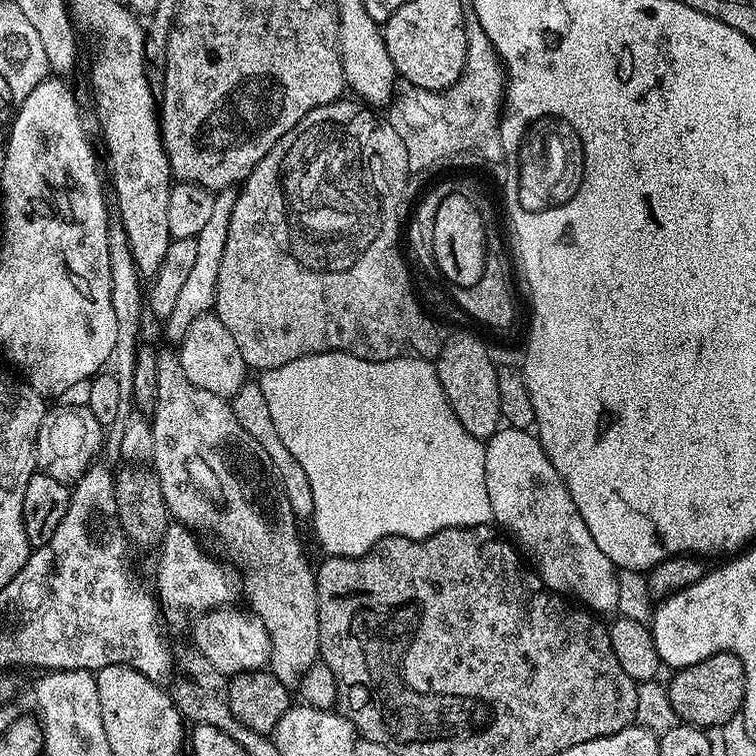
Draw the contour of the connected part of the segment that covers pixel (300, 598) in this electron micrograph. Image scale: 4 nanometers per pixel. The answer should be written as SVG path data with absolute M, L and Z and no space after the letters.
M161 347L156 353L156 365L158 366L158 398L154 402L154 410L150 414L152 437L154 438L154 450L150 464L156 469L156 477L162 486L162 498L166 502L171 519L183 524L186 528L200 530L200 527L208 520L208 504L218 515L225 518L218 528L216 540L220 543L221 550L225 552L223 555L242 573L242 596L245 601L248 599L249 606L247 605L247 607L262 622L262 626L266 626L266 630L270 634L270 646L272 647L270 670L278 678L280 684L285 684L290 690L295 689L302 677L310 670L310 666L317 663L320 655L320 607L316 593L316 573L313 566L308 565L308 560L304 557L304 548L300 545L300 528L296 525L299 524L298 518L290 510L290 502L282 490L280 479L276 477L276 467L270 462L266 450L262 450L258 438L254 438L254 434L242 430L238 418L234 418L231 403L225 397L210 394L210 390L202 390L200 387L194 386L194 382L190 382L190 378L186 378L186 373L183 372L180 365L180 357L173 349L171 352L170 349Z

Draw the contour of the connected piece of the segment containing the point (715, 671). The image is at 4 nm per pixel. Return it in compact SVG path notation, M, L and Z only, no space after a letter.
M719 652L685 668L677 668L671 676L672 681L666 684L670 704L683 723L712 730L743 709L746 674L742 662L734 654Z

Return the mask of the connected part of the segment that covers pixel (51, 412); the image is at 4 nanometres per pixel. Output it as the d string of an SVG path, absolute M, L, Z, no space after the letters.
M86 406L49 407L44 413L42 426L36 435L36 467L41 472L48 472L50 478L75 482L97 459L101 451L101 439L102 426Z

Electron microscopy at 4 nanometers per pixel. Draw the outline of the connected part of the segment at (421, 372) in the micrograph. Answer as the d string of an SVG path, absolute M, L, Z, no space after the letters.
M319 352L313 356L303 356L294 362L286 362L286 366L260 372L258 383L262 394L266 394L270 418L274 418L274 430L278 430L278 438L282 438L286 450L290 450L290 454L298 458L298 466L302 466L302 470L306 470L306 478L310 478L310 491L314 494L314 510L310 523L328 556L365 556L385 536L424 540L447 528L469 528L493 523L490 494L486 494L485 441L474 438L474 434L470 434L466 426L458 422L458 414L454 414L442 390L442 382L433 361L417 356L399 356L393 360L360 360L348 352Z

